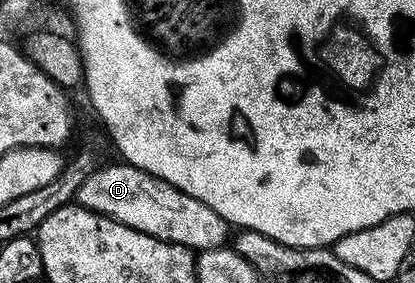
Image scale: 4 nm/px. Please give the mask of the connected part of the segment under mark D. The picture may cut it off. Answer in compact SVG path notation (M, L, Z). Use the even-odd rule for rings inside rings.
M125 161L117 162L96 168L77 189L75 202L84 209L114 218L164 242L186 246L196 253L219 249L227 242L226 233L230 231L230 226L212 208L186 195L173 184L166 183L161 177L150 175Z

